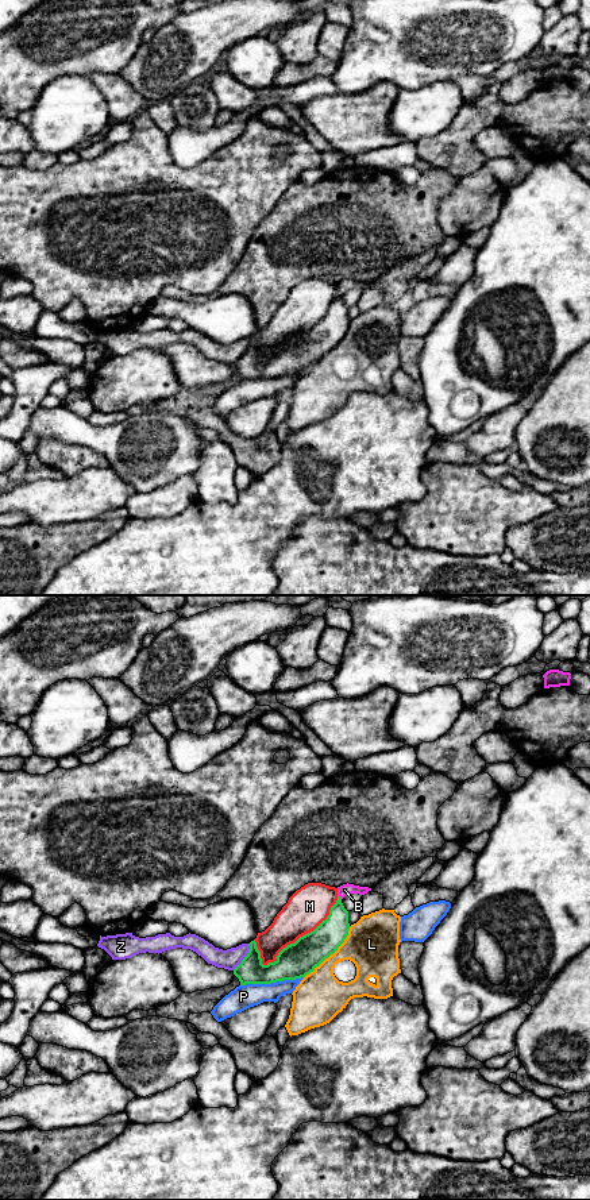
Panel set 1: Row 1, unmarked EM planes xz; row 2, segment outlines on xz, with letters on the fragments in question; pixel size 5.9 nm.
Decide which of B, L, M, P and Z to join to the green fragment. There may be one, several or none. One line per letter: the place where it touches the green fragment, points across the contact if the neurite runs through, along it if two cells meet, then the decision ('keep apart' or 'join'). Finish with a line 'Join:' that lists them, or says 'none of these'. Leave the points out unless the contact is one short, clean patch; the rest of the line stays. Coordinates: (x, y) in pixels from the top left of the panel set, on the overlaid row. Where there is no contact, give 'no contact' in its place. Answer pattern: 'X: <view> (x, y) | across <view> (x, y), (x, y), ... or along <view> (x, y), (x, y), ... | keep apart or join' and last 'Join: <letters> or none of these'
B: xz (339, 896) | across xz (330, 934), (336, 926), (339, 896), (344, 890) | join
L: xz (331, 953) | keep apart
M: xz (303, 936) | keep apart
P: xz (272, 982) | keep apart
Z: xz (245, 957) | keep apart
Join: B

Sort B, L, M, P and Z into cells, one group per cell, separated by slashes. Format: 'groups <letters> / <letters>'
groups B / L / M / P / Z

